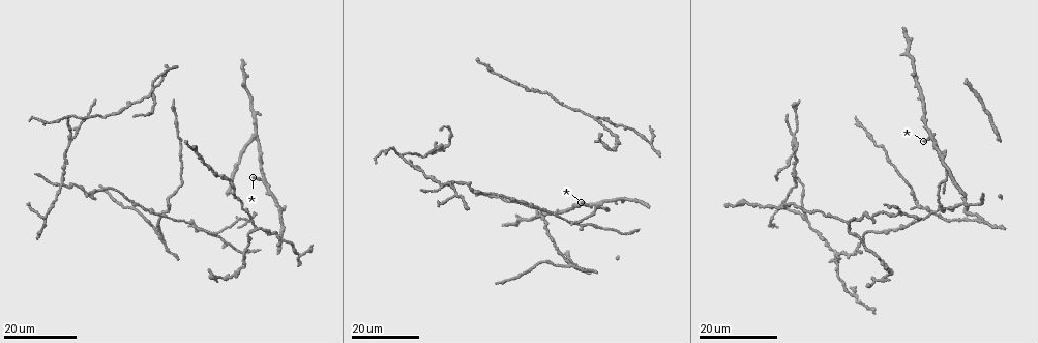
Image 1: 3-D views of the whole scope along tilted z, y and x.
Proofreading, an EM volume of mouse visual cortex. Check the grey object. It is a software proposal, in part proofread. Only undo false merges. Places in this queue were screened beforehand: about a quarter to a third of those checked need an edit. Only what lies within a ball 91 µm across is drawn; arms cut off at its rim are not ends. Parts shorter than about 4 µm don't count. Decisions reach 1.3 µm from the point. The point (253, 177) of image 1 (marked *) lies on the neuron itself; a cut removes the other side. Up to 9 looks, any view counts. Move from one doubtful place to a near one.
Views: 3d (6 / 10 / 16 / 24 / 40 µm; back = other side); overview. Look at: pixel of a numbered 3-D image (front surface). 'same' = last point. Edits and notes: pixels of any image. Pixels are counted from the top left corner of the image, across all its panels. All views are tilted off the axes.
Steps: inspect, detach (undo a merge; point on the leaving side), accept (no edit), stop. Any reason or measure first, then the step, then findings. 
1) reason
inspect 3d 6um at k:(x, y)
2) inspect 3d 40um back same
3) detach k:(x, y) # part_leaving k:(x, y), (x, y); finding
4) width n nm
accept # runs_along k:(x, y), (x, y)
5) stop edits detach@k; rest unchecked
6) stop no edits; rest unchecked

inspect 3d 16um at 1:(275, 205)

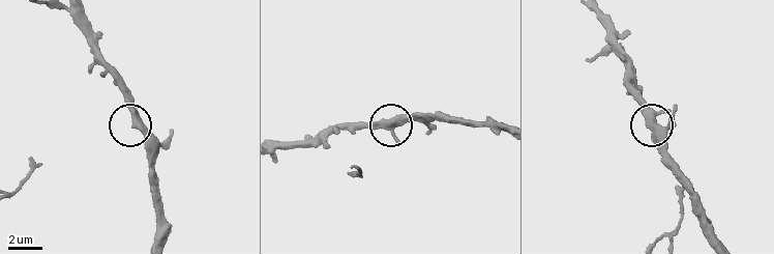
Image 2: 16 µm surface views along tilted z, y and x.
zoom in
inspect 3d 10um at 2:(394, 122)

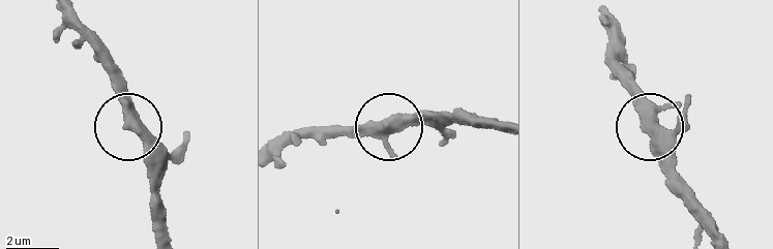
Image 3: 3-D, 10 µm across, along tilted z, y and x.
width 330 nm
accept # continuous, no second neuron

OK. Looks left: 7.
sudden change in width
inspect 3d 24um at 1:(282, 239)

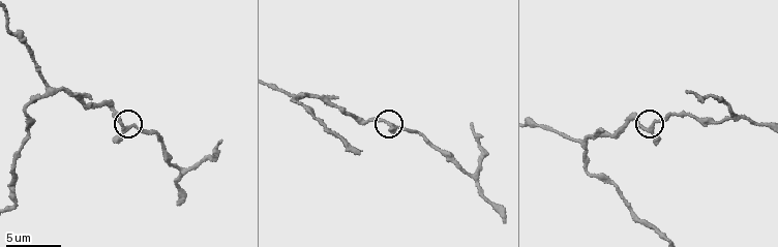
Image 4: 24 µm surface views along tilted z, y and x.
inspect 3d 10um at 4:(390, 124)

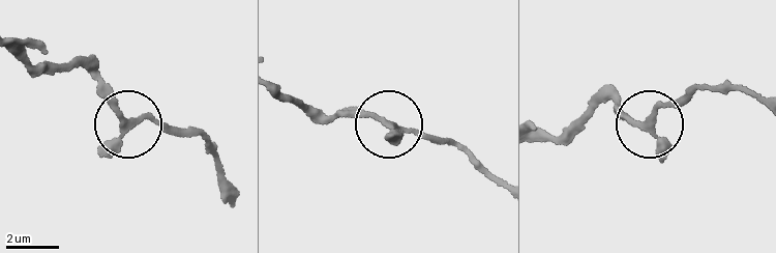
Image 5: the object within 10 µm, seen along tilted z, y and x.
inspect 3d 10um back at 5:(384, 122)

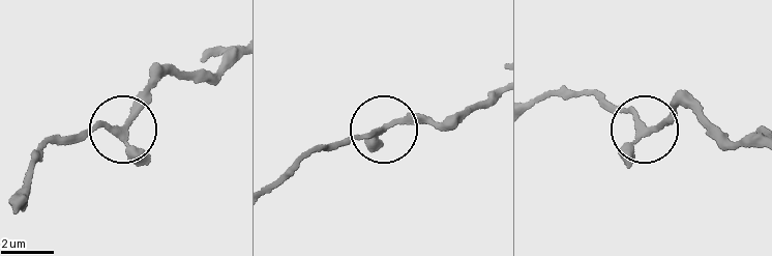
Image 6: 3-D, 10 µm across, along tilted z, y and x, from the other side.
width 200 nm
accept # one neuron here

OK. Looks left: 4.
looks like a crossing
inspect 3d 16um at 1:(929, 132)

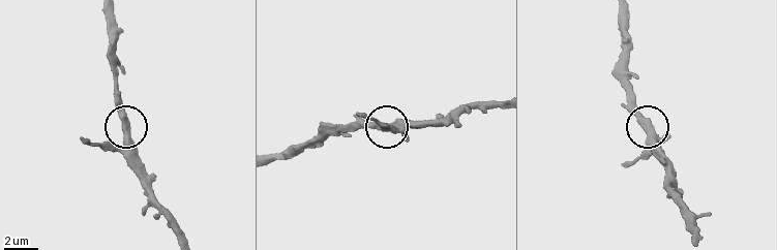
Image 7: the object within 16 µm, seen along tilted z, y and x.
zoom in
inspect 3d 6um at 7:(651, 135)

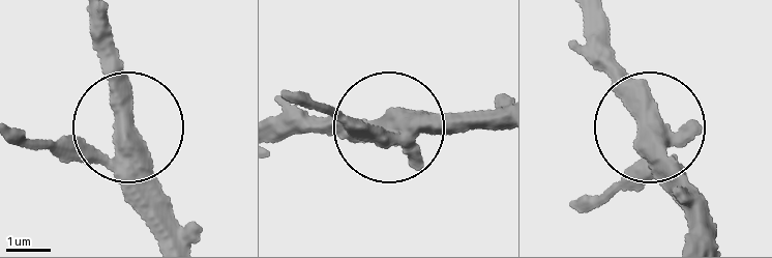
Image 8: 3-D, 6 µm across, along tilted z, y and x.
width 400 nm
accept # all the same neuron

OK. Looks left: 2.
three-way junction
inspect 3d 16um at 1:(918, 205)

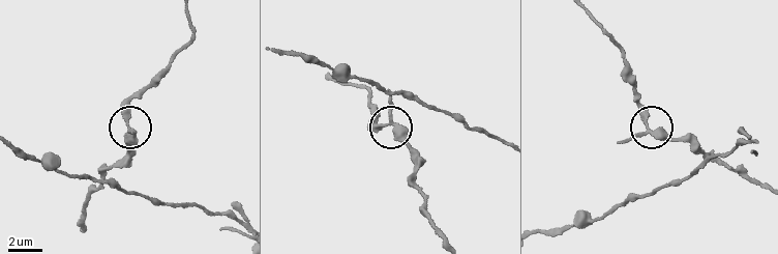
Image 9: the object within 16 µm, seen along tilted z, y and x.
inspect 3d 6um at 9:(648, 126)

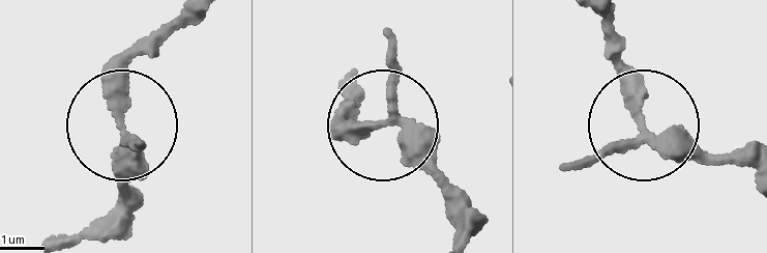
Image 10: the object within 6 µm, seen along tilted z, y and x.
width 280 nm
accept # one neuron here

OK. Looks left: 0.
stop no edits; rest unchecked

